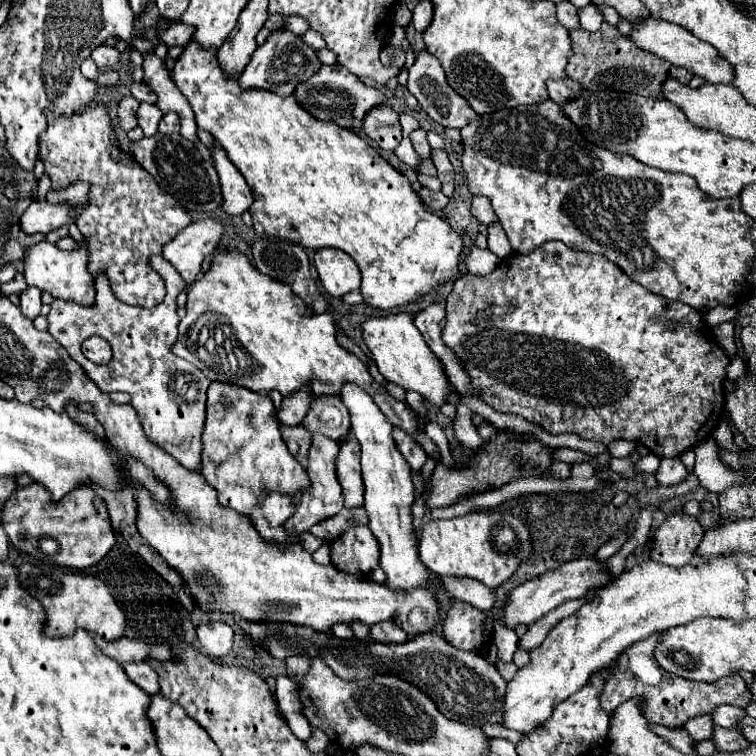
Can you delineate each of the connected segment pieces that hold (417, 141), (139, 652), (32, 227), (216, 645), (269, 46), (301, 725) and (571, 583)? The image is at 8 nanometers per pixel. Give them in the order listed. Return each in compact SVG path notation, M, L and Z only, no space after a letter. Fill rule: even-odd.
M417 128L417 130L413 130L413 132L409 134L409 138L411 138L411 142L413 142L413 146L415 146L415 150L417 150L417 154L419 154L421 159L430 159L431 147L429 142L427 142L427 138L425 138L425 136L421 138L419 134L425 134L425 130Z
M91 634L91 638L95 640L95 644L101 648L103 654L107 654L109 658L117 660L117 662L139 662L149 658L149 644L139 642L137 638L117 638L115 642L107 642L105 638Z
M33 200L31 206L25 210L21 216L21 230L27 234L33 232L51 232L59 226L67 226L69 232L77 232L77 226L73 222L75 218L75 206L63 206L59 204L49 204L47 200Z
M215 620L215 622L203 622L197 626L197 638L203 646L203 650L215 658L229 656L233 650L235 632L227 622Z
M279 28L273 30L265 44L253 52L249 64L239 78L239 84L241 88L263 88L279 96L289 96L295 92L295 86L299 86L299 82L305 82L307 78L311 78L311 74L317 74L321 66L323 64L319 62L317 50L313 46L307 46L301 36L293 34L291 30Z
M279 676L275 694L293 734L301 740L307 740L311 736L311 726L307 718L303 718L303 706L299 706L299 688L287 676Z
M579 558L579 560L567 562L563 566L563 570L549 570L549 572L513 588L513 592L507 598L507 604L503 606L501 624L511 630L517 628L519 624L529 626L531 622L543 618L547 612L557 608L559 604L563 604L567 600L581 598L589 588L599 586L599 584L607 584L607 582L609 582L609 574L607 574L607 568L603 562L595 562L593 558Z

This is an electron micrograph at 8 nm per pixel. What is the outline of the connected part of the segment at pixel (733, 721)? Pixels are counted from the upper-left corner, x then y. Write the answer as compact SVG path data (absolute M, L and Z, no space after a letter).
M719 706L715 708L715 712L711 714L713 724L721 726L721 728L737 728L737 724L747 716L747 712L743 708L737 706Z

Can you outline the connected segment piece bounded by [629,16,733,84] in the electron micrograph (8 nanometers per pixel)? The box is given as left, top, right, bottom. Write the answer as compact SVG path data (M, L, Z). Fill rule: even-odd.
M649 16L649 18L641 18L641 20L633 22L633 30L631 30L629 38L631 38L639 48L661 56L661 58L669 60L669 62L675 64L675 66L683 66L683 68L687 68L689 72L693 72L693 74L697 74L697 76L701 76L701 78L705 78L705 80L711 82L711 84L719 84L719 82L731 84L731 80L733 80L731 64L729 64L727 60L723 60L711 44L707 44L707 42L695 38L691 32L683 30L683 28L677 26L677 24L663 22L663 20L651 18L651 16Z

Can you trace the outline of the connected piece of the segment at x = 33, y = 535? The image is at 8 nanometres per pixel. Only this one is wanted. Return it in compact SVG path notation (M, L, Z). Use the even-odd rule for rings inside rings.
M81 486L79 490L73 490L71 494L63 496L61 502L17 502L17 492L11 500L5 502L3 514L1 514L1 526L9 538L9 542L31 554L31 556L47 556L41 550L43 540L55 540L59 544L59 550L51 554L51 562L63 568L71 570L85 570L95 566L103 556L113 548L115 534L109 522L107 506L105 502L93 492L89 486ZM33 510L43 510L47 518L33 518Z

